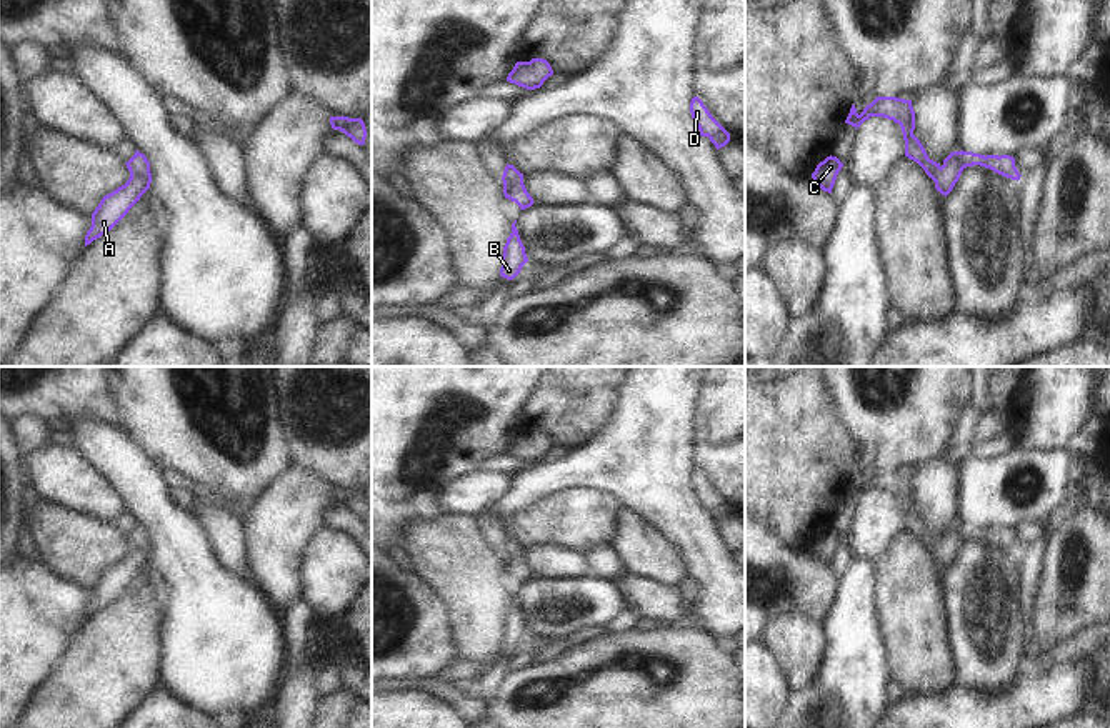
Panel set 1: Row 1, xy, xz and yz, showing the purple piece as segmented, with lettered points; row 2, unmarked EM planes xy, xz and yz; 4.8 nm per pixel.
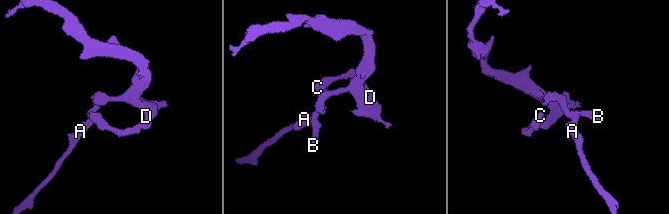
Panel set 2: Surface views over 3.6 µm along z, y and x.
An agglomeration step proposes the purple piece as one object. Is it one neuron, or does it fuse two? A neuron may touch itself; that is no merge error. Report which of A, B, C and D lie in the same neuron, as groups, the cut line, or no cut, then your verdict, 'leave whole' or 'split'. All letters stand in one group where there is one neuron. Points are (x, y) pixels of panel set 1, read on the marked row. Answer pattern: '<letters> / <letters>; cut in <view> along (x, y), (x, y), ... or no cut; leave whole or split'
A / B C D; cut in xy along (149, 170), (130, 175); split

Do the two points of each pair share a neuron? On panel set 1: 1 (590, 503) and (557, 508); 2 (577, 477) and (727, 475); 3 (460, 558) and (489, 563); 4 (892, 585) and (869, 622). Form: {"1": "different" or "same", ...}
{"1": "same", "2": "different", "3": "same", "4": "different"}

